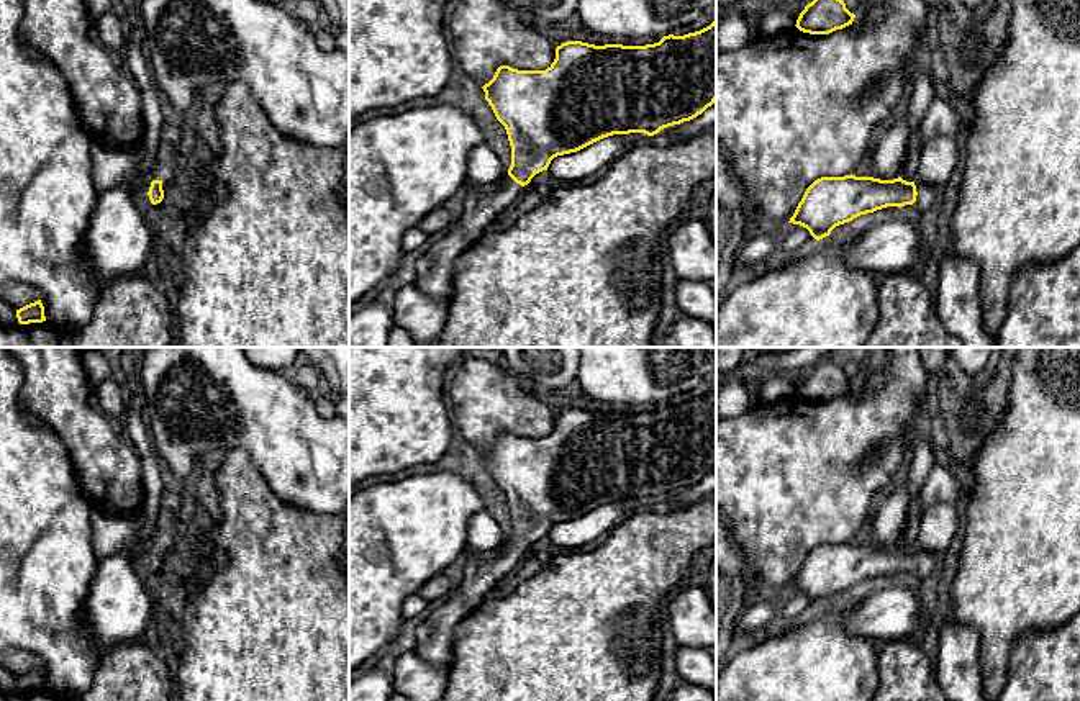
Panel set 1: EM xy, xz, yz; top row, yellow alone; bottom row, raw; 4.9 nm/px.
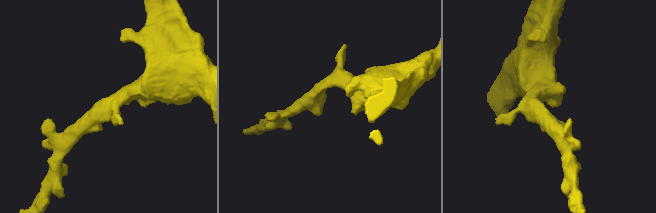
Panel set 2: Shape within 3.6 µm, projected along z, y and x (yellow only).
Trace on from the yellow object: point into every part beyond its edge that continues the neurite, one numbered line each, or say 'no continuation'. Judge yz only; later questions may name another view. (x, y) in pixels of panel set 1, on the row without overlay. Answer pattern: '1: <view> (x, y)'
1: yz (926, 559)

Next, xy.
1: xy (140, 557)

